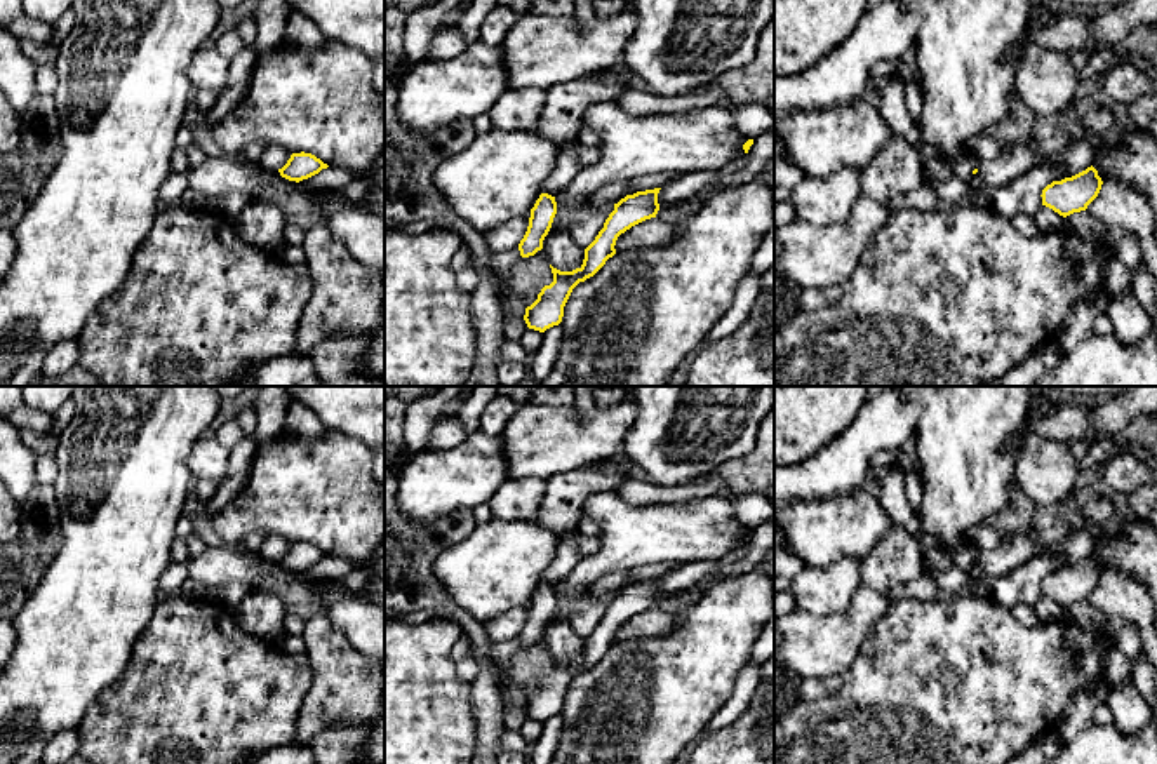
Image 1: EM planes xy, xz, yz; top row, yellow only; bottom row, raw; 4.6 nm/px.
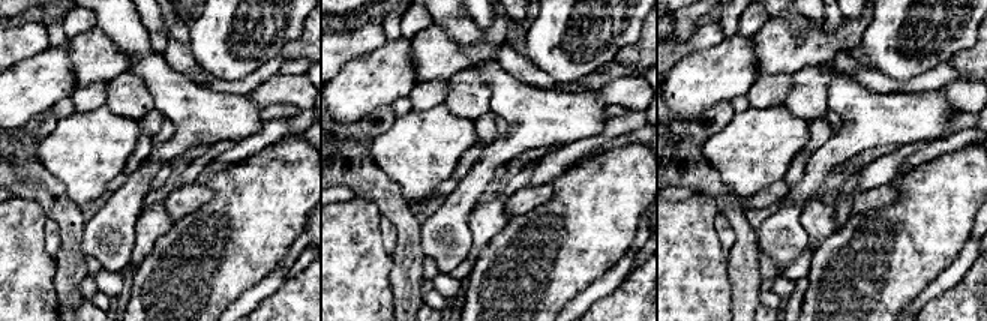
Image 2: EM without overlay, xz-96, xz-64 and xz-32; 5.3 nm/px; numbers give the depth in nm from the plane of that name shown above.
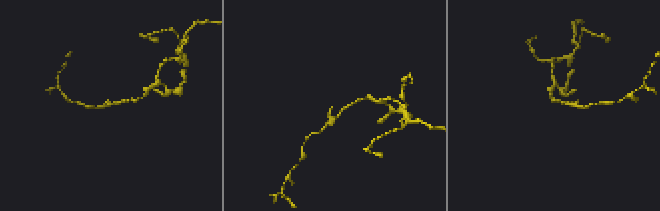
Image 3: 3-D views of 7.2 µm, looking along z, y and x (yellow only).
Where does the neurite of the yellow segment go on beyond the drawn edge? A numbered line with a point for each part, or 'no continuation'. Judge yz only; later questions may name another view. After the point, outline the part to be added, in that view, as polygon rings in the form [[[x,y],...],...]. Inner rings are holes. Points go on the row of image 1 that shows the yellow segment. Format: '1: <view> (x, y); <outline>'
1: yz (963, 167); [[[962,157],[953,160],[953,176],[967,181],[973,176],[973,171],[978,169],[981,160],[973,157]]]

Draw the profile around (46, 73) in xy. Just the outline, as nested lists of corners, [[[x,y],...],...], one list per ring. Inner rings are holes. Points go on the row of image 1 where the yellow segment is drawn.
[[[54,64],[37,66],[37,92],[54,96],[57,89],[57,71]]]

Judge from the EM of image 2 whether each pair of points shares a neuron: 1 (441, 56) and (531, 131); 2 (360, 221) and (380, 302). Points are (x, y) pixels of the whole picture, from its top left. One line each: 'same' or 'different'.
1: different
2: same

